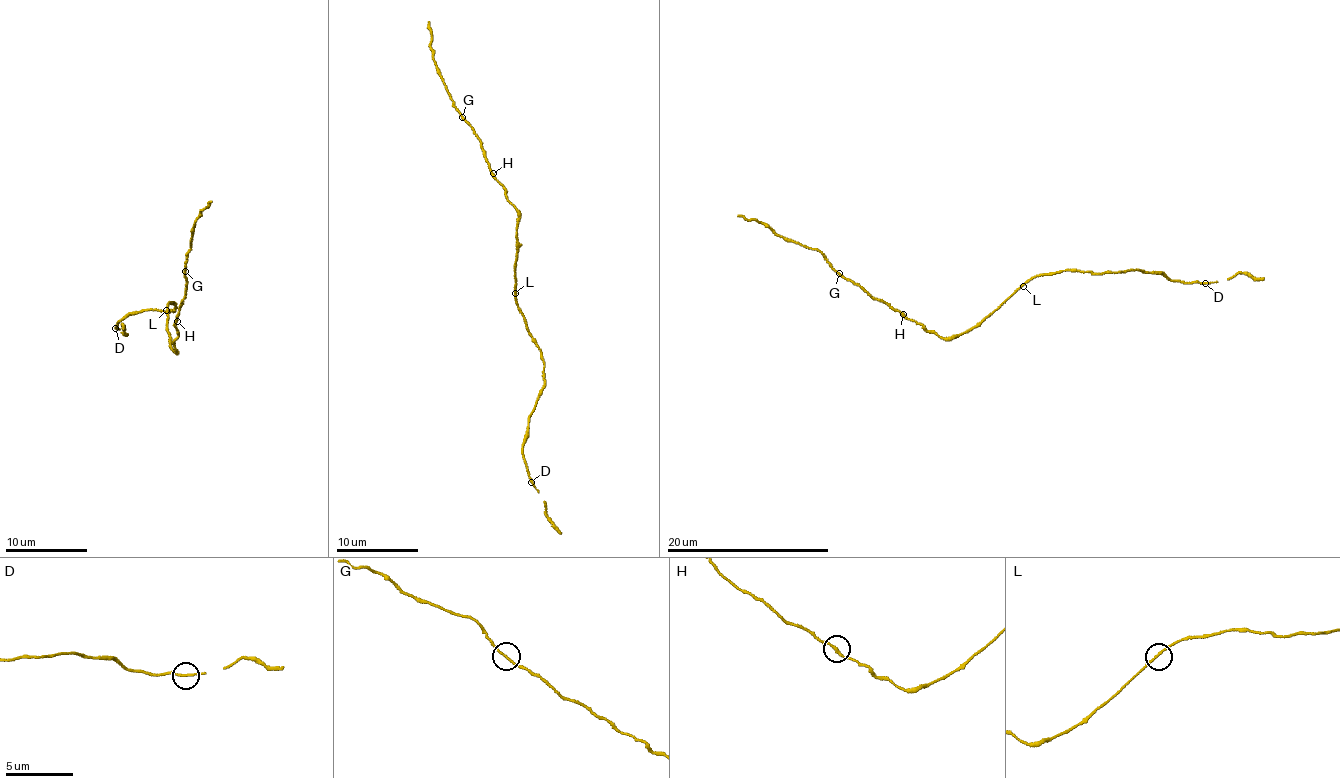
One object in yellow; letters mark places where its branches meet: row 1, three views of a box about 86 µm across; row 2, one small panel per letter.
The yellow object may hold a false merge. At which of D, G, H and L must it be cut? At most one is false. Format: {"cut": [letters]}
{"cut": []}

